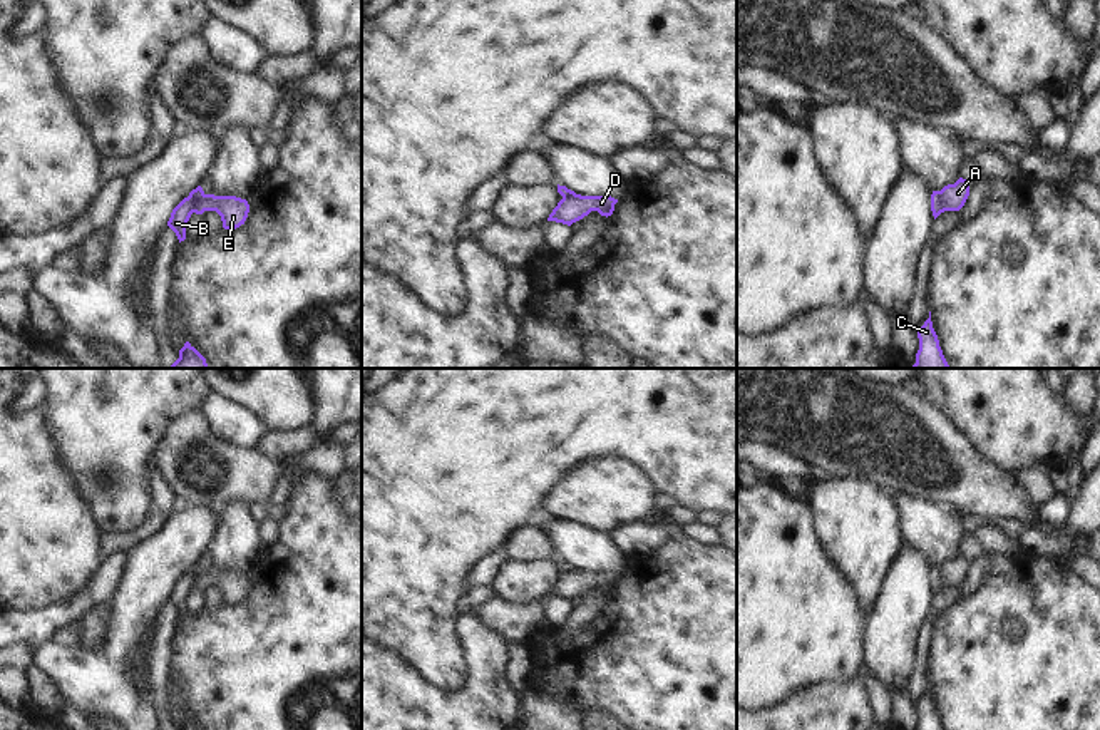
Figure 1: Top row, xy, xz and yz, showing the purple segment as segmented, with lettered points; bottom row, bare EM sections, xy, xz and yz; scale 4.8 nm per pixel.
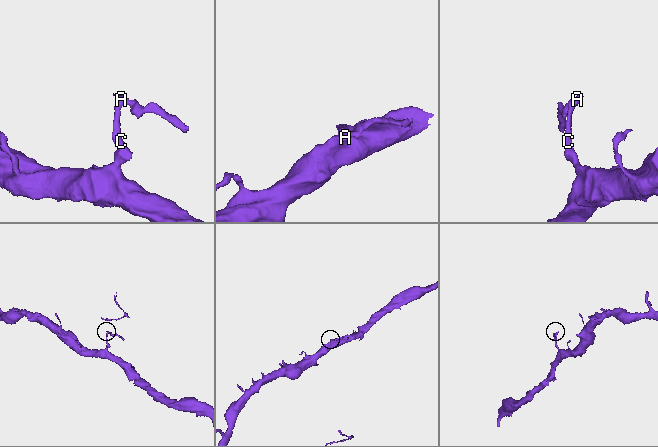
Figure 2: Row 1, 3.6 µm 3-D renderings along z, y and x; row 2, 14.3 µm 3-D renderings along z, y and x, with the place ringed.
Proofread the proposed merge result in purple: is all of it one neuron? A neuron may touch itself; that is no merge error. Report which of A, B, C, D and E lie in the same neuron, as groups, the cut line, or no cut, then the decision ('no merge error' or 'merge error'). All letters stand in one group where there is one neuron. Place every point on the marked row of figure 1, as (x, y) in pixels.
A D E / B C; cut in yz along (938, 191), (945, 210); merge error

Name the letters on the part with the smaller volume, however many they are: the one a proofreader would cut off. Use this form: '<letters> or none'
A, D, E

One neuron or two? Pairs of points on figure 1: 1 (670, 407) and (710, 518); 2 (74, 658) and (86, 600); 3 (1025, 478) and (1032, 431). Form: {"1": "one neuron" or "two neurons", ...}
{"1": "two neurons", "2": "two neurons", "3": "two neurons"}

